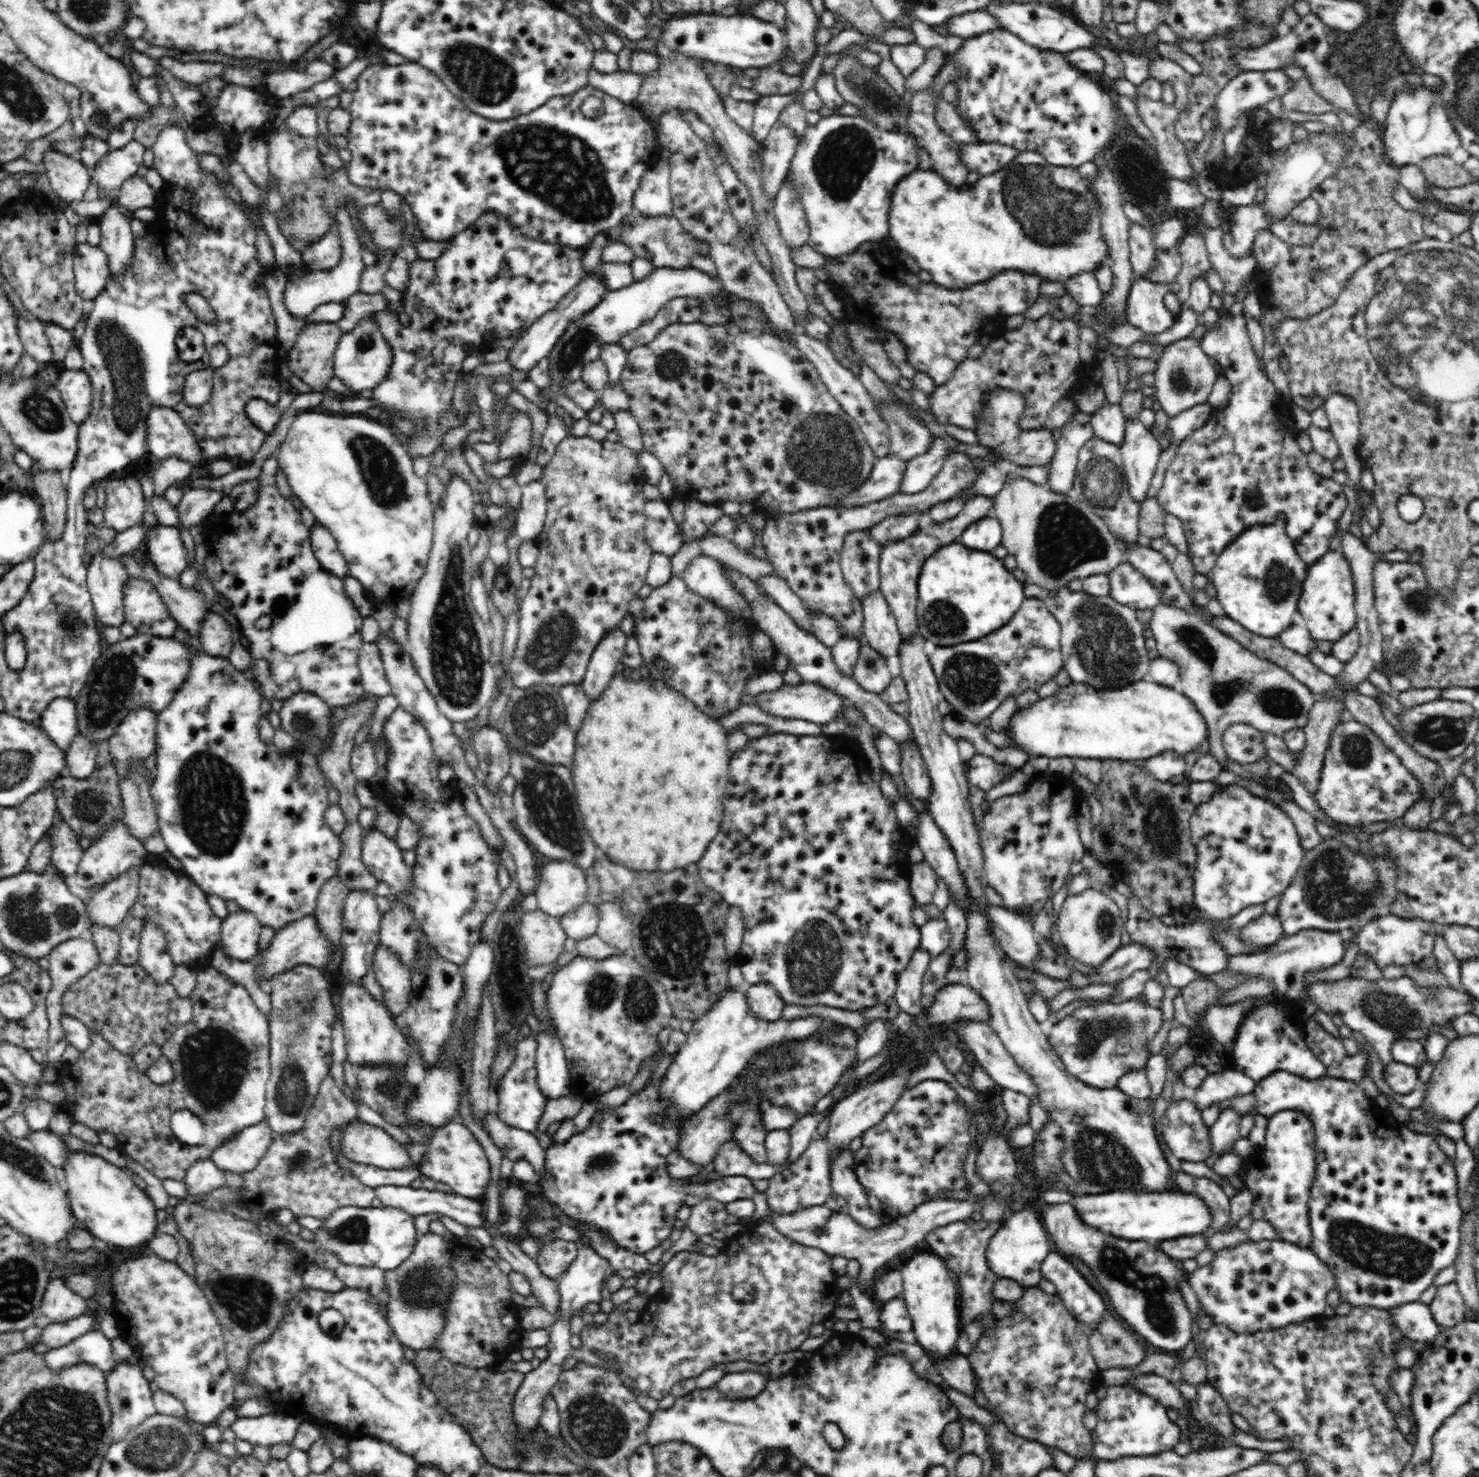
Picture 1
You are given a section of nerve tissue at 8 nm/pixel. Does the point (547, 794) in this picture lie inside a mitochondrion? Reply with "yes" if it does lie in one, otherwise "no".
yes

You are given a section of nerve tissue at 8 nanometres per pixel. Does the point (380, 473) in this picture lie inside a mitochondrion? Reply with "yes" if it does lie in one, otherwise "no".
yes

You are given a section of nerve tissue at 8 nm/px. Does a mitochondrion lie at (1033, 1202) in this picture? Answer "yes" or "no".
no

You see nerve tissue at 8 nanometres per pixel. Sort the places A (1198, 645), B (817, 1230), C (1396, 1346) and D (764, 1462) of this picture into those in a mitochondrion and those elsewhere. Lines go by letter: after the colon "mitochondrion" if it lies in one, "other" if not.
A: mitochondrion
B: mitochondrion
C: other
D: other

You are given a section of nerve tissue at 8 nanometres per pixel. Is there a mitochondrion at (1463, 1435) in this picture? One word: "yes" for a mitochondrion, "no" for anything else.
no

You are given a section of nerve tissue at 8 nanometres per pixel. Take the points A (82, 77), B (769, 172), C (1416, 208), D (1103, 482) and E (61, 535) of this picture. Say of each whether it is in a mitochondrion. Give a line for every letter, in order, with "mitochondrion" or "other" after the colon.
A: other
B: other
C: other
D: mitochondrion
E: other

